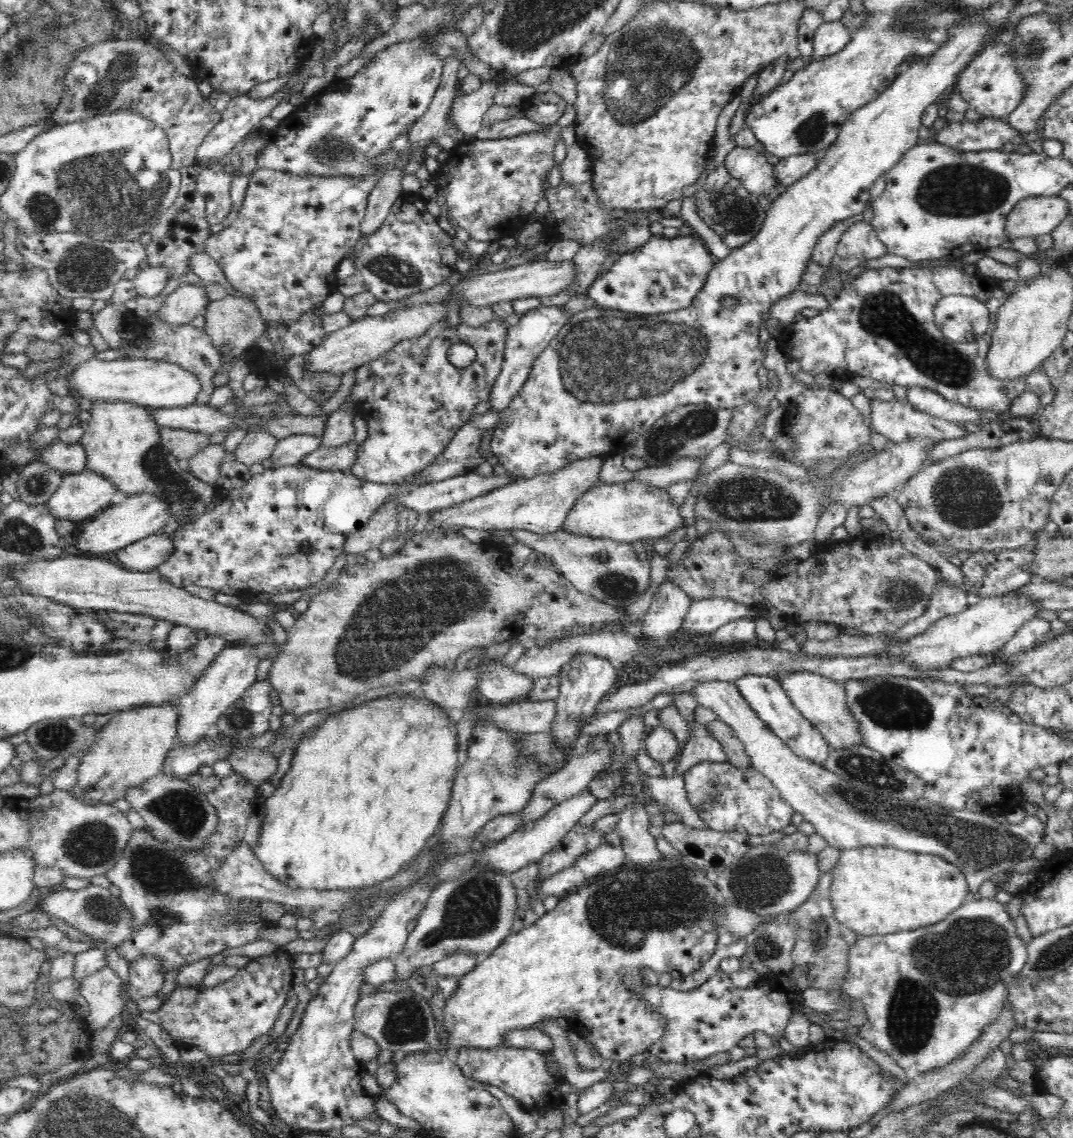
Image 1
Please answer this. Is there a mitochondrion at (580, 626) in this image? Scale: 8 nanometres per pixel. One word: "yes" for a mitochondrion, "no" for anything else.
no

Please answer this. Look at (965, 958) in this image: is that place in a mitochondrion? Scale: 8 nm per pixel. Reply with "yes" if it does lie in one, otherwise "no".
yes

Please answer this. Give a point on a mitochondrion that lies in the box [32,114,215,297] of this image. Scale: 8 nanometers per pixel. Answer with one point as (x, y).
(87, 267)

